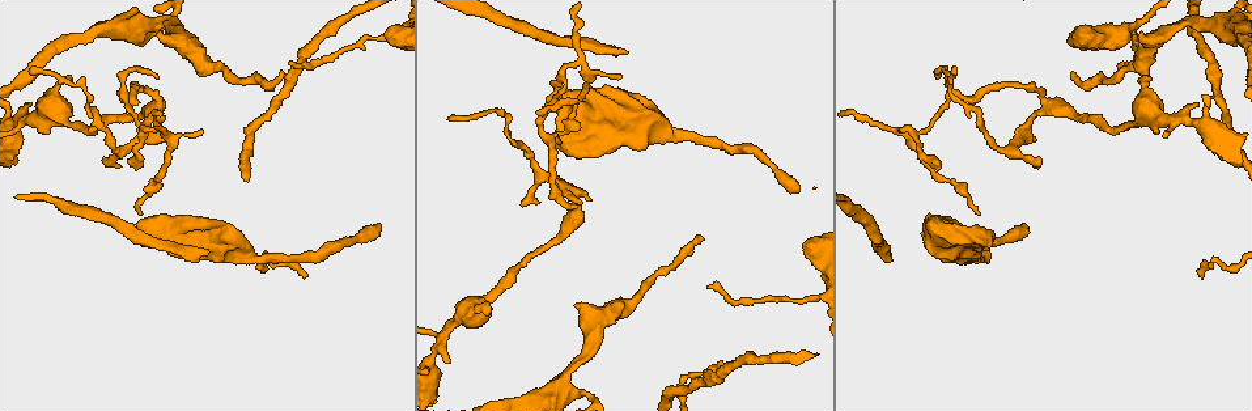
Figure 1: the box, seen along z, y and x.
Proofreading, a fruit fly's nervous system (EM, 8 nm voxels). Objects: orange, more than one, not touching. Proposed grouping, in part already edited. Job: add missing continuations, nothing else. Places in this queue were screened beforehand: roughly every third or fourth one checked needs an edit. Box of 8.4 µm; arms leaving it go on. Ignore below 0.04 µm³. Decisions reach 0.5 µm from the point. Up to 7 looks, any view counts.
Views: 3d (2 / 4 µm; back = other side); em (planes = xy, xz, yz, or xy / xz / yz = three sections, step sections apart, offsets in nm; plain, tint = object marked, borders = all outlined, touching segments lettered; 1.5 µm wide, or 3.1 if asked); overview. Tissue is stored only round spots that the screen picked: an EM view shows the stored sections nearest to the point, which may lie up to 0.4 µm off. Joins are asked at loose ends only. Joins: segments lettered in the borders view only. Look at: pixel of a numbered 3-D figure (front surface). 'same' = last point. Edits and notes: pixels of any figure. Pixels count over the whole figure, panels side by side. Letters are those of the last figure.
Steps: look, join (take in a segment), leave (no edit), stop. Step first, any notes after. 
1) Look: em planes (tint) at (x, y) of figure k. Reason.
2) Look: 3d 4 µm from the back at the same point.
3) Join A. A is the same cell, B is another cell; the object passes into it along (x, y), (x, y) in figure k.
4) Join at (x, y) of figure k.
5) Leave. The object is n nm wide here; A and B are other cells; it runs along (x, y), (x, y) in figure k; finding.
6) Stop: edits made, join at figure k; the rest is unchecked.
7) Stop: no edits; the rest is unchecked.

Look: em xz step 4 (borders) at (206, 250) of figure 1. Branch stops here.

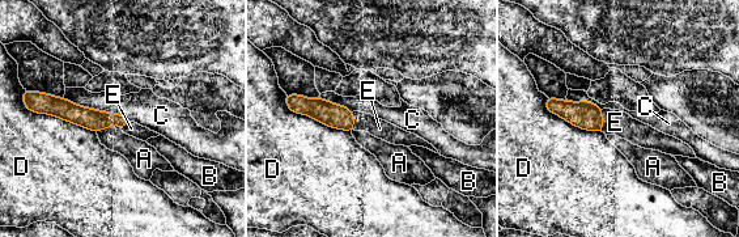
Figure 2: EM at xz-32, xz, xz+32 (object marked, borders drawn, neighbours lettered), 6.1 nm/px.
Look: em planes (borders) at the same point. Another direction.

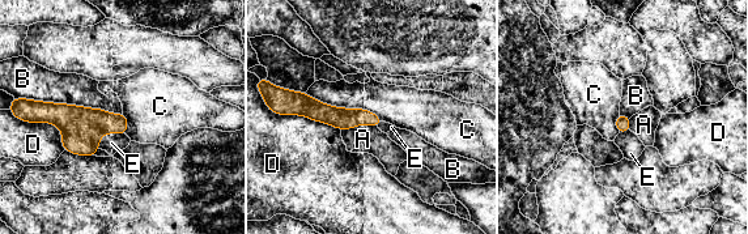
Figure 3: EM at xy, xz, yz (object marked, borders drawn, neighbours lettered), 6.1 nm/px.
Join E. E is the same cell, A, B, C and D are other cells; the neuron continues.

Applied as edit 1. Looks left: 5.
Look: em planes (borders) at (1026, 226) of figure 1. End of a long branch.

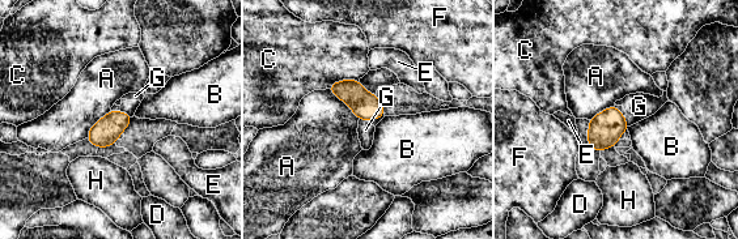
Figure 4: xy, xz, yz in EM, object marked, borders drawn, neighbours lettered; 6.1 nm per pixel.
Join G. The longest contact is with A, 280 nm; G is the same cell, A, B, C, D, E, F and H are other cells; the object passes into it along (605, 129), (626, 122), (639, 106) in figure 4; it goes on there.

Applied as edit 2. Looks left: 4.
Look: 3d 4 µm at (954, 68) of figure 1. Free end.

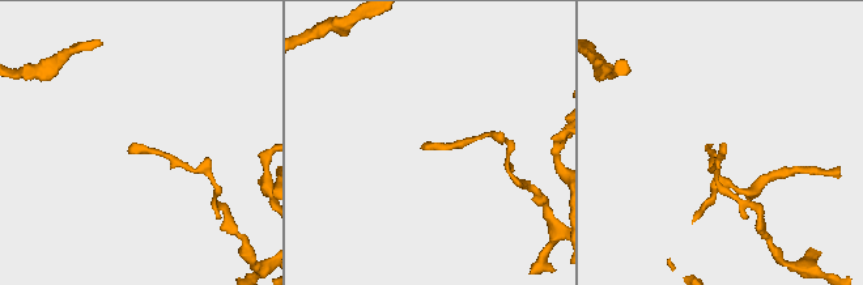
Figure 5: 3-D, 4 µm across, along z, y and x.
Look: em planes (tint) at (128, 147) of figure 5. Now the EM.

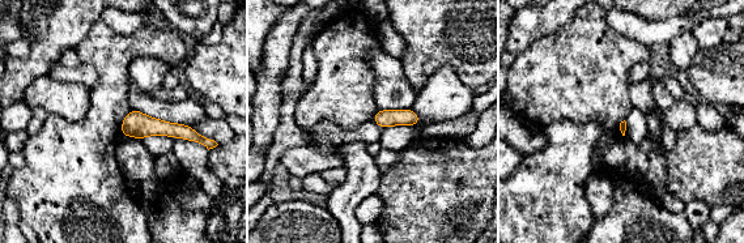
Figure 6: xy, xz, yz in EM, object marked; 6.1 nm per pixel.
Look: em planes (borders) at the same point.

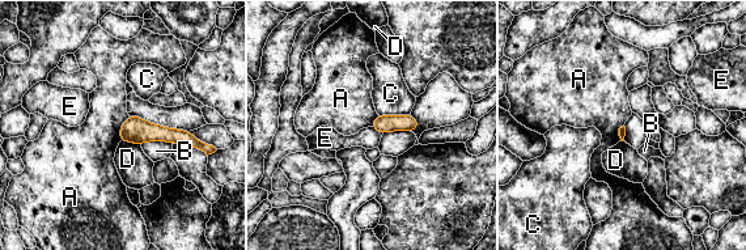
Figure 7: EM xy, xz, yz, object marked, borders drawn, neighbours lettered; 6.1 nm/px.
Leave. A, B, C, D and E are other cells; it runs along (123, 130), (177, 135), (196, 144) in figure 7; no lettered segment goes on from it.

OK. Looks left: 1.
Stop: edits made, join at figure 3, join at figure 4; the rest is unchecked.

